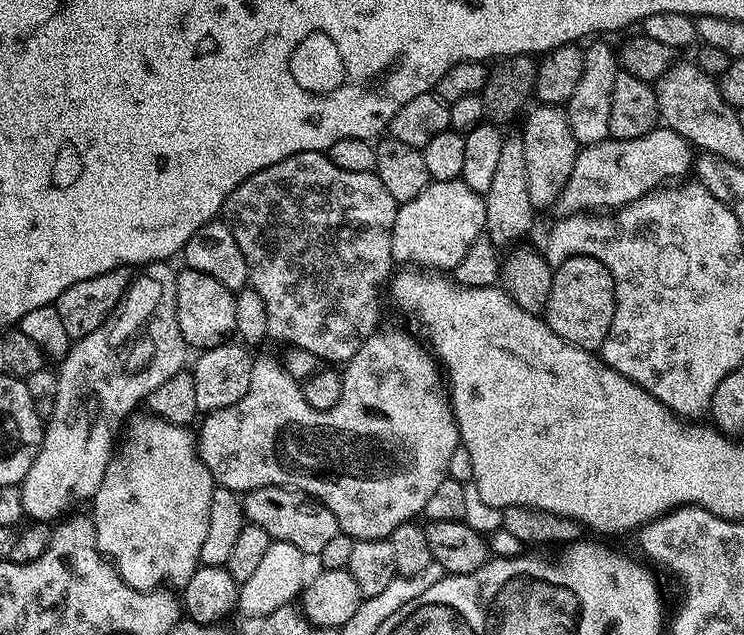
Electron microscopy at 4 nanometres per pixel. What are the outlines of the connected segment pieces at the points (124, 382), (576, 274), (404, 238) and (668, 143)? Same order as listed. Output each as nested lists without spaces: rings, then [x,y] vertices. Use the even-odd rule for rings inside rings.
[[[168,262],[143,265],[128,285],[123,300],[109,314],[107,322],[75,341],[67,356],[59,361],[58,398],[54,402],[54,414],[47,417],[44,441],[34,466],[30,466],[26,478],[18,485],[22,490],[24,515],[29,521],[56,522],[69,511],[67,508],[71,504],[91,501],[102,482],[102,474],[106,474],[106,466],[112,461],[114,445],[126,421],[139,409],[136,407],[139,404],[141,407],[148,395],[166,382],[166,378],[174,378],[174,374],[185,371],[190,349],[182,338],[182,330],[178,330],[177,269],[172,266]]]
[[[571,256],[562,266],[554,269],[552,285],[550,286],[550,302],[546,302],[546,310],[542,313],[544,323],[558,334],[566,342],[573,344],[575,348],[581,348],[587,352],[599,353],[601,346],[606,342],[606,334],[610,334],[610,322],[614,322],[614,278],[598,258],[589,256]]]
[[[461,179],[432,180],[418,198],[410,198],[410,202],[397,207],[392,259],[424,270],[450,270],[462,262],[466,250],[485,231],[485,222],[486,206],[481,193],[470,190]]]
[[[657,126],[650,134],[642,134],[640,138],[613,140],[611,138],[581,147],[576,153],[574,170],[570,170],[570,178],[555,202],[555,211],[560,211],[561,217],[573,214],[604,214],[611,210],[625,208],[651,192],[663,189],[673,182],[685,179],[684,175],[691,173],[694,168],[694,149],[686,138],[682,138],[674,130]]]

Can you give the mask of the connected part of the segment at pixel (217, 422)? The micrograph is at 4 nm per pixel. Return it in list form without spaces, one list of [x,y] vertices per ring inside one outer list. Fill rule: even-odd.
[[[257,355],[252,362],[250,390],[238,398],[235,406],[209,412],[203,419],[199,421],[198,431],[198,455],[201,462],[206,470],[210,470],[213,481],[219,487],[229,488],[237,494],[247,494],[255,488],[271,488],[280,481],[280,472],[276,472],[276,464],[272,464],[272,428],[276,428],[280,420],[312,420],[312,408],[306,402],[301,385],[293,379],[281,361],[279,364],[272,356]],[[288,400],[296,400],[296,408],[288,408]]]

